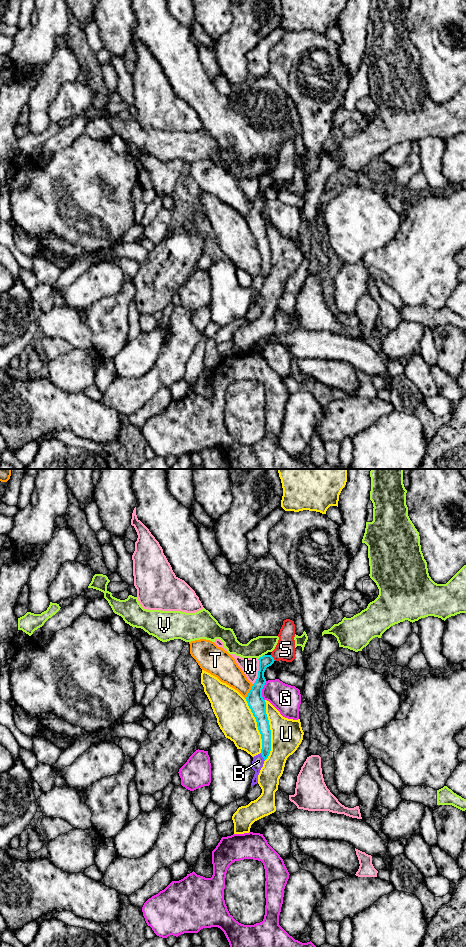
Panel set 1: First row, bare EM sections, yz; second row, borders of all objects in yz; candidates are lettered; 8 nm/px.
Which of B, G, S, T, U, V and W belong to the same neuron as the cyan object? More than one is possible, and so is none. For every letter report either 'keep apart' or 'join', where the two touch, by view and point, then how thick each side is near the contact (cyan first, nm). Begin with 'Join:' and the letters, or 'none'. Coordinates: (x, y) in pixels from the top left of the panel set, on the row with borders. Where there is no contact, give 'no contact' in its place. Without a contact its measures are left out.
Join: S
B: keep apart; contact yz (262, 756); calibres 100 and 90 nm
G: keep apart; contact yz (261, 691); calibres 140 and 220 nm
S: join; contact yz (273, 658); calibres 100 and 160 nm
T: keep apart; contact yz (249, 691); calibres 140 and 190 nm
U: keep apart; contact yz (270, 730); calibres 140 and 260 nm
V: keep apart; contact yz (262, 656); calibres 100 and 160 nm
W: keep apart; contact yz (258, 672); calibres 140 and 140 nm

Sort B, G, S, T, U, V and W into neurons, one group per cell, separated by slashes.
B / G / S / T / U / V / W

